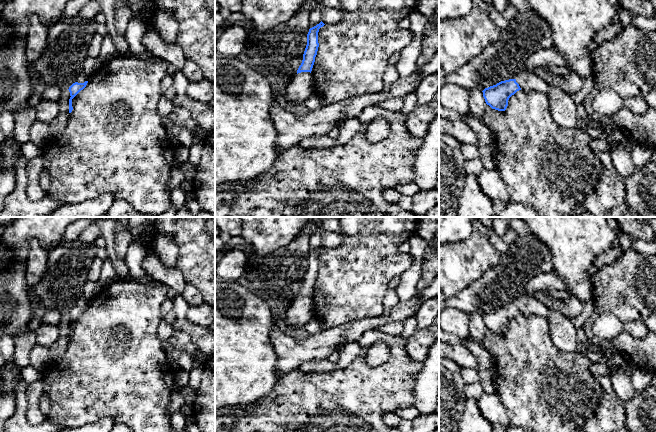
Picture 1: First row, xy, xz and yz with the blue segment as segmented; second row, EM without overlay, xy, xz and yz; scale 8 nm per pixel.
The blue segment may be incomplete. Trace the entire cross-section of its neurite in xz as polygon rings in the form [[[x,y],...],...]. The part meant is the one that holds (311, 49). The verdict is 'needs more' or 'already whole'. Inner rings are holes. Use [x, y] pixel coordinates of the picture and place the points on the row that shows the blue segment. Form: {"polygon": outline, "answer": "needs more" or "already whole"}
{"polygon": [[[321,21],[319,24],[309,29],[302,63],[284,91],[287,101],[286,107],[289,109],[294,109],[304,104],[304,102],[314,94],[314,82],[311,71],[319,47],[318,32],[324,25],[325,24]]], "answer": "needs more"}

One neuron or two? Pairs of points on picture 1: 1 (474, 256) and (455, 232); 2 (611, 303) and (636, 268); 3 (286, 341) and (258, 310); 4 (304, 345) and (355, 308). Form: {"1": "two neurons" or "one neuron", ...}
{"1": "two neurons", "2": "one neuron", "3": "two neurons", "4": "two neurons"}

